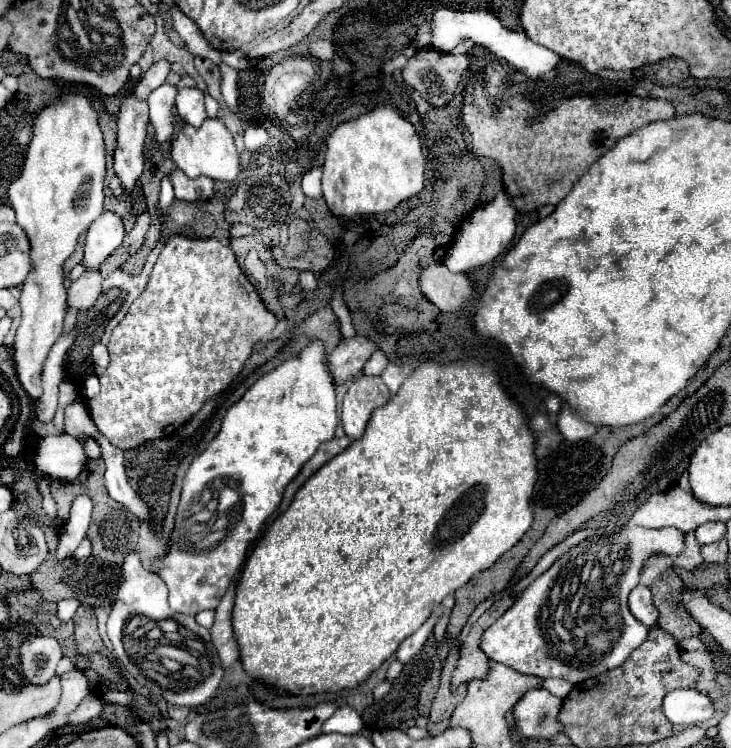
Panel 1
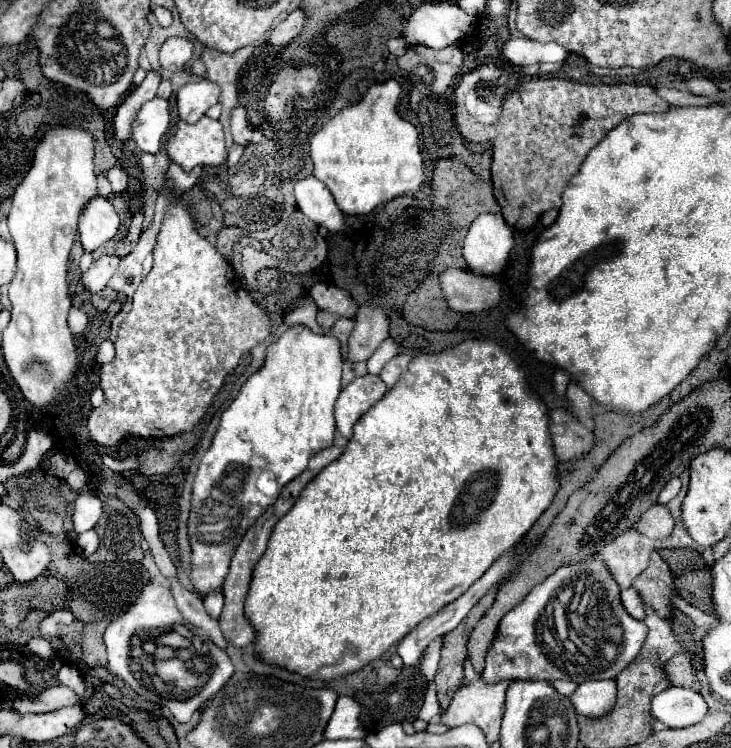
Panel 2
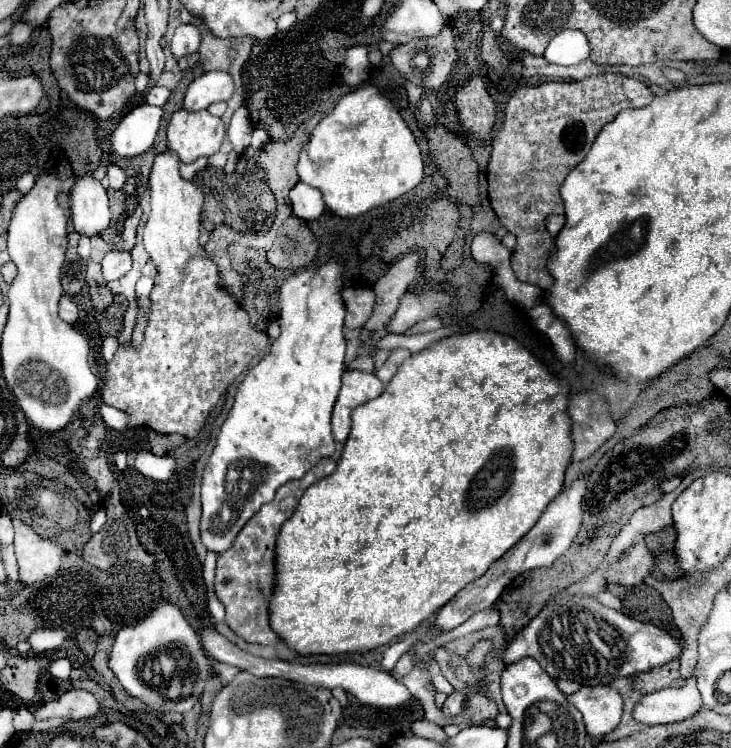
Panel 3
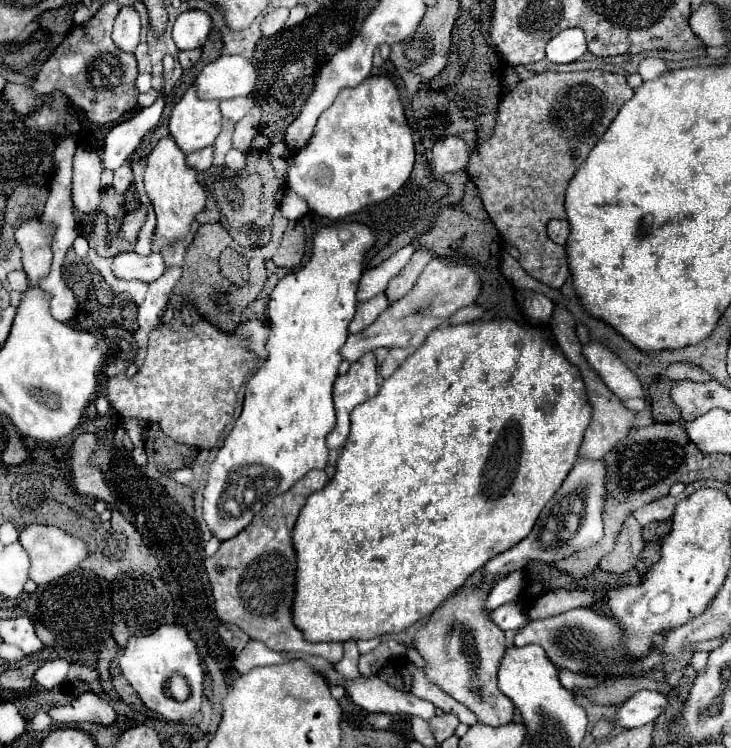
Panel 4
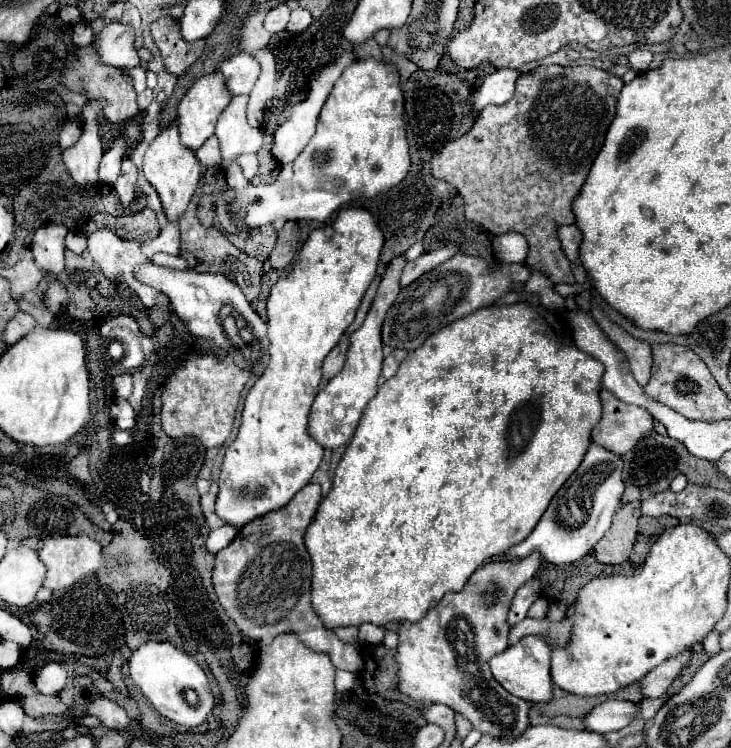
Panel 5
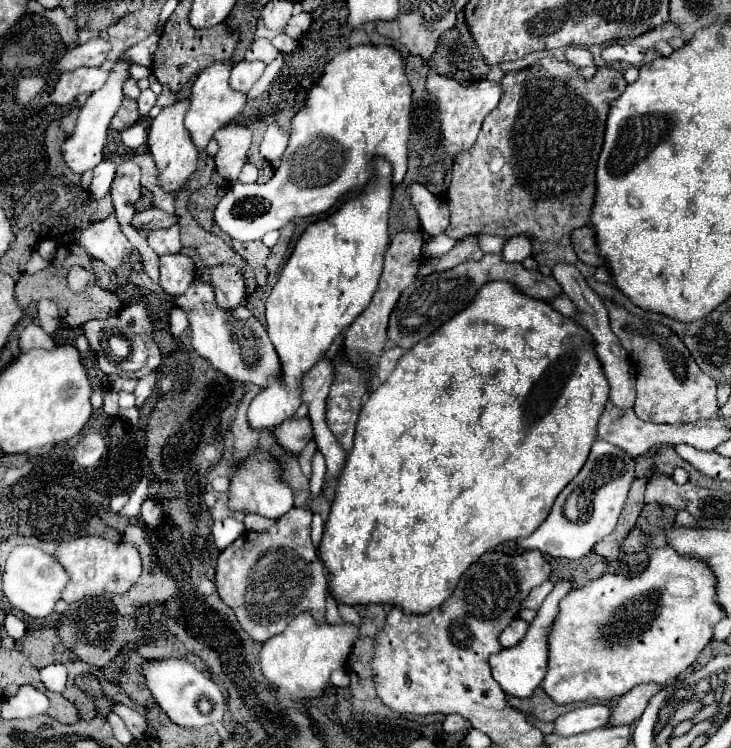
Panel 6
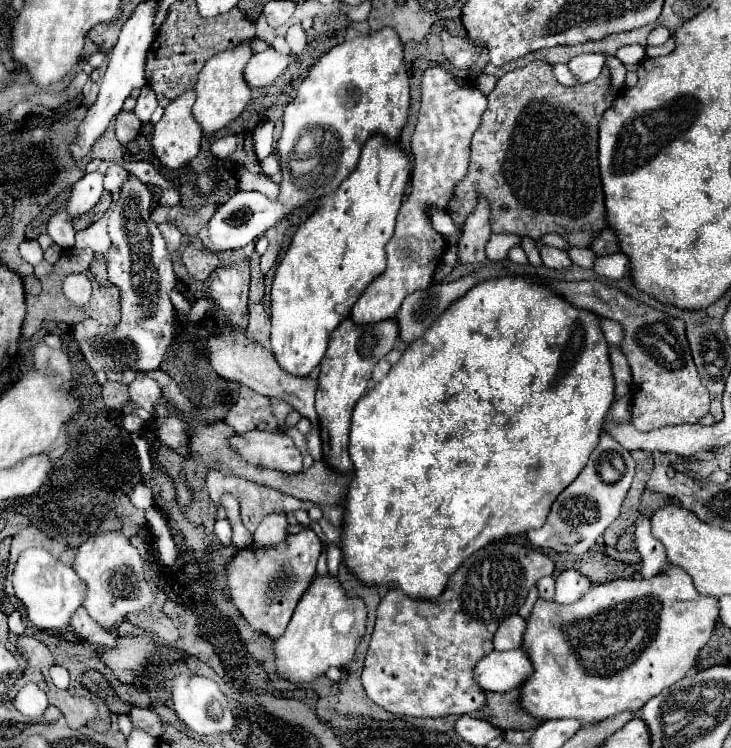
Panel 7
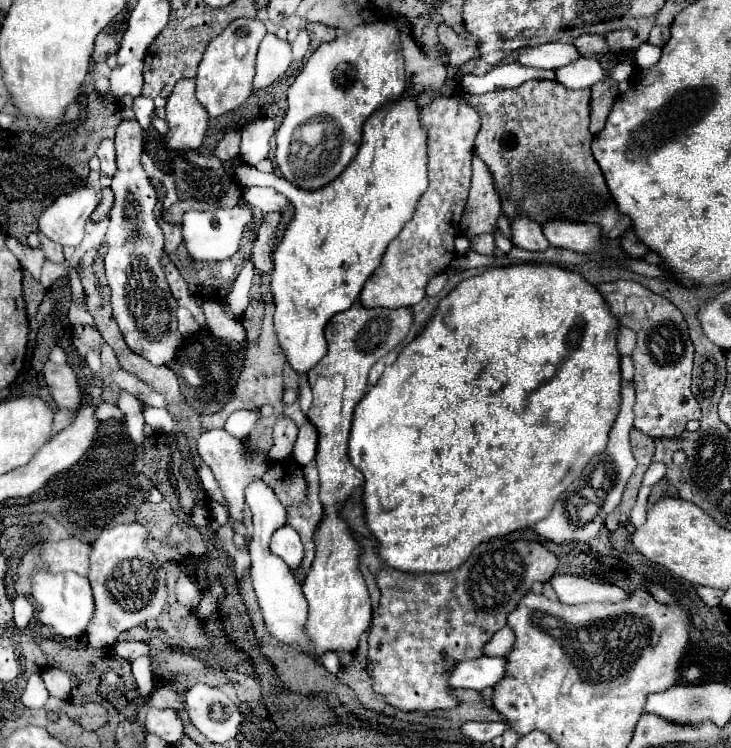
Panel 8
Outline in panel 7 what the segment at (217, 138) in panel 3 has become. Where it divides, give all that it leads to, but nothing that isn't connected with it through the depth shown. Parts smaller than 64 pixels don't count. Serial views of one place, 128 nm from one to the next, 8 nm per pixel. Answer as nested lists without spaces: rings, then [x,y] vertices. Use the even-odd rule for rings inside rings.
[[[256,38],[244,40],[240,44],[236,44],[230,50],[218,52],[214,54],[202,68],[202,72],[198,74],[198,82],[194,86],[196,90],[196,104],[194,104],[194,118],[200,122],[202,130],[206,134],[212,134],[224,126],[228,126],[234,118],[238,118],[242,114],[242,110],[246,108],[248,100],[250,100],[250,86],[244,80],[244,68],[248,64],[248,60],[252,58],[252,42]]]

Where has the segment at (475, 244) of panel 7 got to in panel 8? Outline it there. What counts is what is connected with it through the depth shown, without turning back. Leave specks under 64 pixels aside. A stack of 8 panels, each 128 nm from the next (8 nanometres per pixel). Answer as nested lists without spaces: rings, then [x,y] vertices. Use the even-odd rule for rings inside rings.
[[[478,154],[472,156],[472,184],[470,196],[460,220],[466,236],[478,236],[492,232],[500,214],[500,194],[494,184],[494,176]]]

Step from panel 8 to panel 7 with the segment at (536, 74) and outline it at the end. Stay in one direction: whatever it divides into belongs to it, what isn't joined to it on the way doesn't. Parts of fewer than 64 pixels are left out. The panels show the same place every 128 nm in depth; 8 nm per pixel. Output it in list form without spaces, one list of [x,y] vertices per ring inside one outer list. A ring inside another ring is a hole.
[[[552,64],[552,74],[554,74],[554,78],[556,78],[560,84],[572,86],[572,74],[568,72],[568,66],[566,66],[566,64]]]

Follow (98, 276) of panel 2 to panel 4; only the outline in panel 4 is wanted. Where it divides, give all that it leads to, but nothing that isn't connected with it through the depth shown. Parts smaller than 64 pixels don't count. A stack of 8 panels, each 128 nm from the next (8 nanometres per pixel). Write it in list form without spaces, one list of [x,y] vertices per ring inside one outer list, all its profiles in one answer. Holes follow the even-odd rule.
[[[122,252],[114,258],[112,270],[118,278],[124,280],[140,280],[140,282],[156,282],[164,272],[166,264],[160,254],[140,256],[136,252]]]

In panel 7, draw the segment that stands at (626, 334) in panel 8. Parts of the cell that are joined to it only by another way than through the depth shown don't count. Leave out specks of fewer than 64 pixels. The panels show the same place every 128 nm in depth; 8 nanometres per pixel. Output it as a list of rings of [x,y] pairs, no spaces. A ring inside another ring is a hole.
[[[600,318],[602,320],[602,330],[606,334],[606,340],[610,346],[622,346],[624,340],[624,328],[620,324],[616,324],[616,320],[608,320],[608,318]]]

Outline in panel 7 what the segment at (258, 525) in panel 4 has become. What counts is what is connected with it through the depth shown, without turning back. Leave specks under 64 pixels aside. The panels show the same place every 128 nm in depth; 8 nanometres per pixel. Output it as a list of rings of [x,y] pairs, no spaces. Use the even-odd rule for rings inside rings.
[[[314,530],[288,536],[288,542],[278,550],[254,550],[246,548],[226,566],[228,570],[228,588],[236,608],[248,620],[248,624],[272,638],[284,634],[290,616],[308,588],[312,576],[316,574],[316,562],[320,556],[320,538]]]

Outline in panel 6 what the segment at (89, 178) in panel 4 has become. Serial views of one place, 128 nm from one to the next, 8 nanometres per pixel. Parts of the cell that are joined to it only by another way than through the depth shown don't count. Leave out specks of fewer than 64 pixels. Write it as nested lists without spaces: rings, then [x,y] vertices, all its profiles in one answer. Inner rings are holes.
[[[124,58],[118,60],[116,66],[110,70],[110,76],[108,76],[106,84],[100,90],[96,90],[94,94],[90,94],[90,98],[82,106],[78,122],[76,122],[76,128],[74,128],[74,134],[62,144],[64,162],[68,164],[68,168],[72,172],[84,174],[86,170],[92,170],[96,164],[102,162],[102,158],[104,158],[102,150],[104,150],[104,144],[106,144],[106,132],[110,128],[110,120],[114,118],[116,110],[122,104],[122,98],[124,98],[122,88],[126,84],[126,80],[130,78],[130,68],[132,68],[132,60],[124,60]]]

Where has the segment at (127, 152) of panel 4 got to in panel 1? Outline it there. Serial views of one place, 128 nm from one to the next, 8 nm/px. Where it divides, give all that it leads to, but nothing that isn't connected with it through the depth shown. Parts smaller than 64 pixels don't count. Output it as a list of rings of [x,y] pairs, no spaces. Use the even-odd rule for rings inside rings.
[[[162,84],[148,96],[148,106],[150,106],[150,124],[154,128],[154,138],[158,144],[170,140],[174,134],[174,116],[172,116],[172,106],[176,98],[176,86]]]

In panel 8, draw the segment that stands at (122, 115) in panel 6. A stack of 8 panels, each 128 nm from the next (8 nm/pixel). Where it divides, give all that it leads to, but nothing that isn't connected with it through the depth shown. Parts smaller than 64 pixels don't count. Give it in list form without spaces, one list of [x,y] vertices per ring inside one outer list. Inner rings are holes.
[[[124,120],[118,130],[116,130],[116,174],[112,176],[112,190],[114,190],[114,208],[110,212],[110,226],[106,232],[106,244],[108,244],[108,252],[106,252],[106,278],[108,278],[108,286],[112,290],[112,310],[114,310],[114,320],[120,328],[120,332],[124,334],[126,344],[140,356],[144,356],[148,362],[152,362],[154,366],[162,366],[174,360],[180,344],[182,344],[182,336],[178,332],[178,322],[176,322],[176,310],[178,304],[168,288],[168,282],[164,278],[164,270],[158,264],[158,258],[164,250],[164,238],[162,238],[162,230],[156,222],[154,216],[154,204],[156,204],[156,192],[140,164],[140,156],[144,150],[144,136],[142,136],[142,128],[136,120]]]

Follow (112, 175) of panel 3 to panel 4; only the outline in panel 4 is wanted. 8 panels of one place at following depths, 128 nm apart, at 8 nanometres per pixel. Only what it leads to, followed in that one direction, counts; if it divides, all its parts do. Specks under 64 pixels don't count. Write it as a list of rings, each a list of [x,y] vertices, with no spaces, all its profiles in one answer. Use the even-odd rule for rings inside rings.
[[[124,162],[116,172],[114,172],[114,184],[112,188],[120,194],[126,194],[126,190],[130,188],[134,176],[132,176],[132,168],[130,168],[130,162]]]

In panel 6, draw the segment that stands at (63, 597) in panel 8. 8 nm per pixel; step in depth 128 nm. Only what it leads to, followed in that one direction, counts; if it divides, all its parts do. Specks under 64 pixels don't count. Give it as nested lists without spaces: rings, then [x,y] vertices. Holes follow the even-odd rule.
[[[18,546],[10,552],[4,570],[4,594],[10,604],[24,614],[44,620],[56,612],[56,604],[62,600],[62,590],[68,586],[68,572],[54,560],[54,556],[42,552],[36,546]]]

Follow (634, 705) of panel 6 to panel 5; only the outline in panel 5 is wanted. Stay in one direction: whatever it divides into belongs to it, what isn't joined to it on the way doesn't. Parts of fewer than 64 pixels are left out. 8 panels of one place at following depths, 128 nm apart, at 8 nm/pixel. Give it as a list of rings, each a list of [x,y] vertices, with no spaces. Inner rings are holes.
[[[688,652],[688,656],[680,656],[680,660],[668,660],[668,662],[660,664],[658,668],[654,668],[652,672],[648,672],[648,676],[644,676],[644,680],[640,682],[642,696],[646,700],[654,700],[654,698],[664,696],[668,686],[674,682],[674,678],[680,674],[680,670],[690,660],[690,656],[692,656],[692,652]]]

